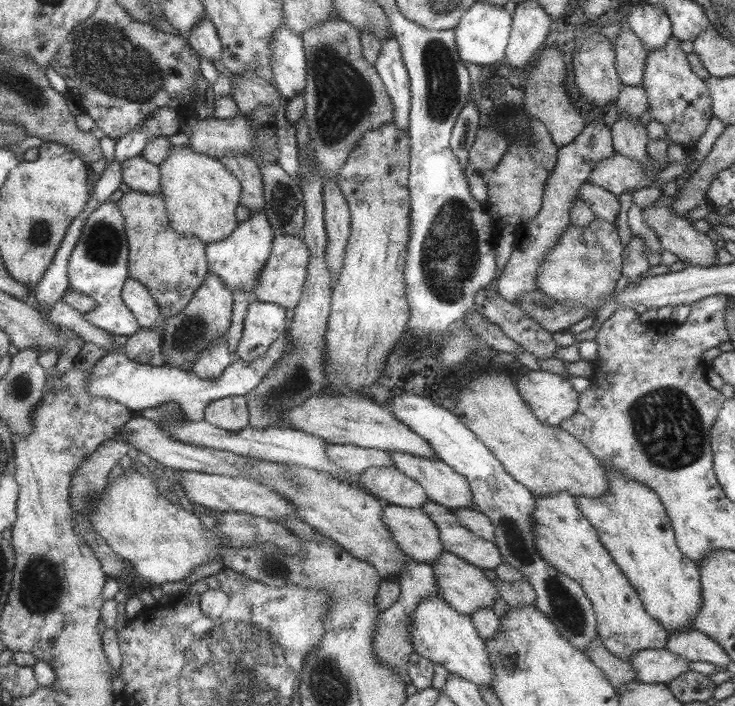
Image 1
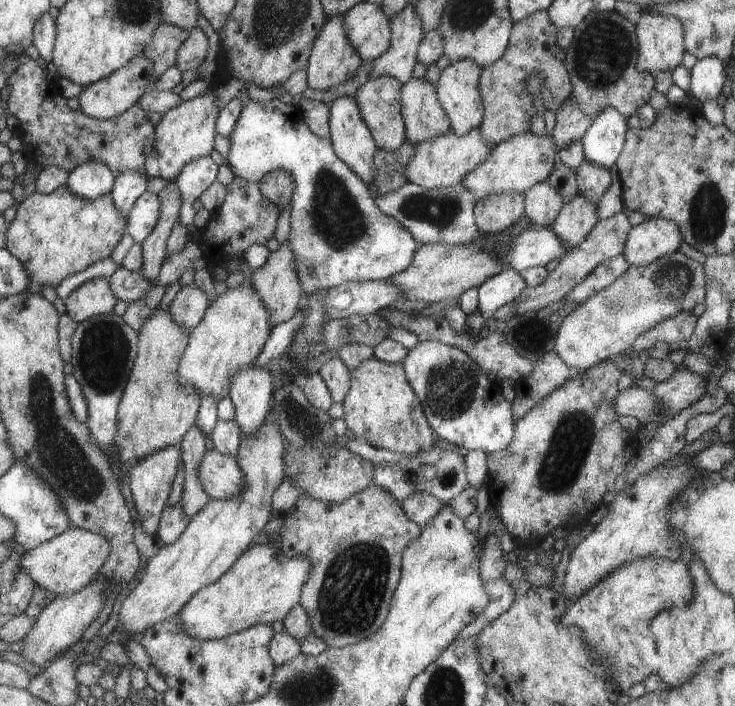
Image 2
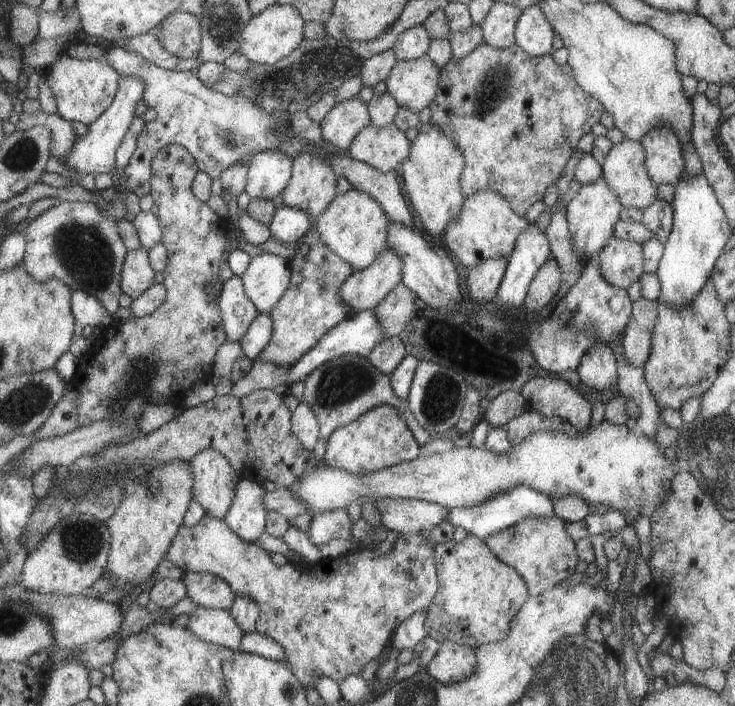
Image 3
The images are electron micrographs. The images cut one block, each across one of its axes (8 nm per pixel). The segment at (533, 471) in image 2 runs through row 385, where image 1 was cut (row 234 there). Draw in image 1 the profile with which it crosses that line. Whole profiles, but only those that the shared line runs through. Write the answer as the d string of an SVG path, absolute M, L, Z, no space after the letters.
M595 218L588 226L573 227L570 225L559 236L553 249L541 262L536 284L541 293L559 302L579 302L579 304L595 304L605 296L611 296L613 286L619 280L621 265L621 244L615 232L615 225Z

